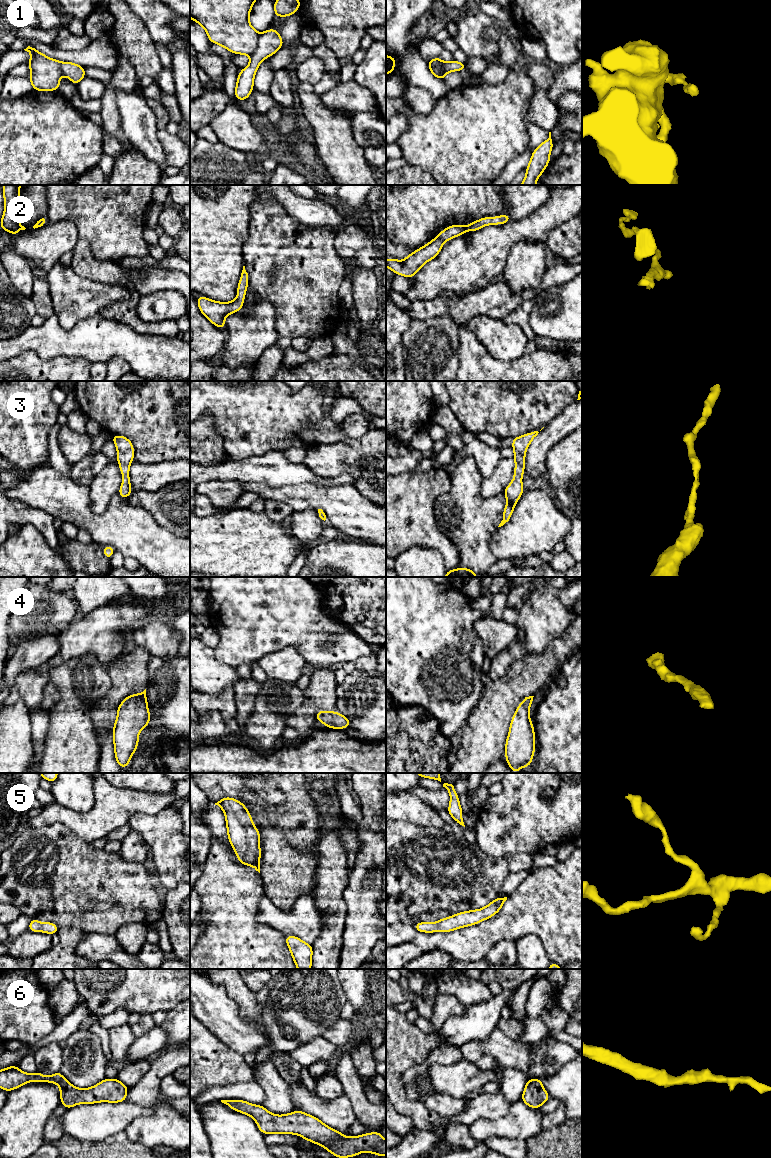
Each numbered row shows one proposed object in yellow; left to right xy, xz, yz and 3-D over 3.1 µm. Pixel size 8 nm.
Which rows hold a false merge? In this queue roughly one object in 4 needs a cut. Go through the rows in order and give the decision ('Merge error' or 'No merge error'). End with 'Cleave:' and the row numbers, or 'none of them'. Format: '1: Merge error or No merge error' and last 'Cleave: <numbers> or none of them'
1: Merge error
2: No merge error
3: No merge error
4: No merge error
5: No merge error
6: No merge error
Cleave: 1

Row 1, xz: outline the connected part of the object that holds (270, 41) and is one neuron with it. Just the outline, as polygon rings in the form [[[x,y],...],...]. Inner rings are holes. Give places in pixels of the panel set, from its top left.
[[[268,29],[260,34],[258,47],[250,56],[249,65],[240,70],[235,87],[235,97],[240,101],[246,100],[254,89],[254,77],[260,63],[271,55],[274,55],[282,46],[282,40],[279,31]]]

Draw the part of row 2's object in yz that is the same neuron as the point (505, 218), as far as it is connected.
[[[503,214],[496,217],[483,217],[477,221],[470,223],[467,226],[450,225],[449,227],[441,231],[439,235],[436,238],[432,239],[428,244],[409,254],[403,261],[398,261],[395,258],[386,260],[386,267],[391,269],[394,274],[405,276],[408,279],[411,279],[426,262],[438,256],[443,244],[446,241],[463,235],[468,231],[478,231],[484,226],[492,224],[505,224],[509,221],[511,221],[509,214]]]

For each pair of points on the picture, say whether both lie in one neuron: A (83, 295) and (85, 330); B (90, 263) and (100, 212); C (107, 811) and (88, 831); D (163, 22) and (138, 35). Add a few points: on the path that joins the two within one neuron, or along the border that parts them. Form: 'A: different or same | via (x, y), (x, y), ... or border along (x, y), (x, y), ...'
A: different | border along (98, 312), (79, 320), (70, 329), (62, 327)
B: different | border along (79, 237), (87, 242), (96, 258), (114, 262)
C: same | via (103, 816), (93, 826)
D: different | border along (133, 12), (142, 20), (155, 45)

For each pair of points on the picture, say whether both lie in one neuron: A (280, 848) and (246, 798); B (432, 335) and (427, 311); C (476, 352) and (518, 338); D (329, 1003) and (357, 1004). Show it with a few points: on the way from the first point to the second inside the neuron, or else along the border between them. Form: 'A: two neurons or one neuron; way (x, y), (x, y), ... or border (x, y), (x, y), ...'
A: two neurons; border (260, 826), (273, 821), (284, 834)
B: two neurons; border (452, 318), (434, 317), (424, 320), (412, 320)
C: two neurons; border (471, 330), (476, 339), (493, 356), (506, 361)
D: two neurons; border (338, 979), (347, 1001)

